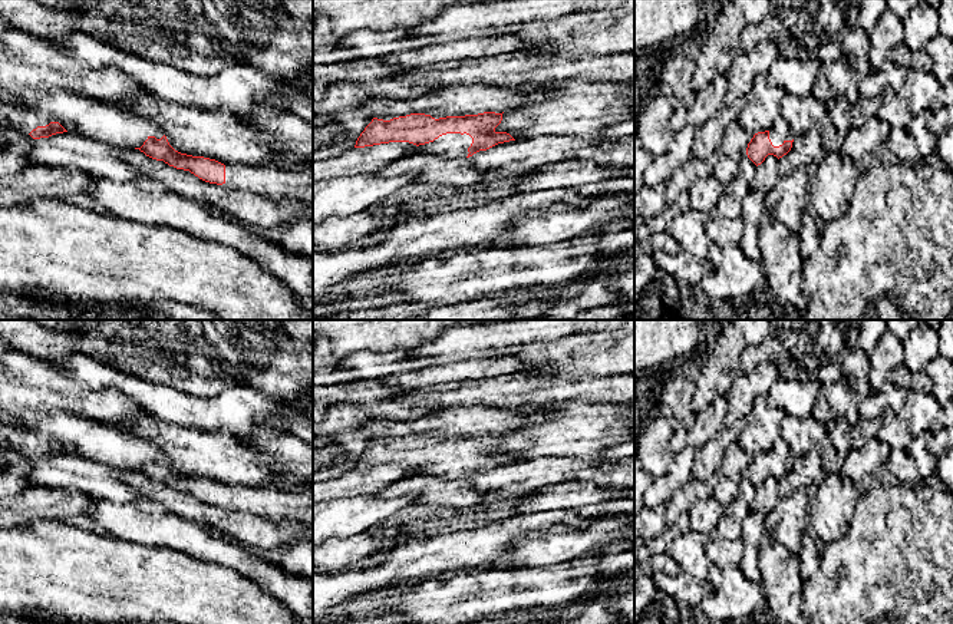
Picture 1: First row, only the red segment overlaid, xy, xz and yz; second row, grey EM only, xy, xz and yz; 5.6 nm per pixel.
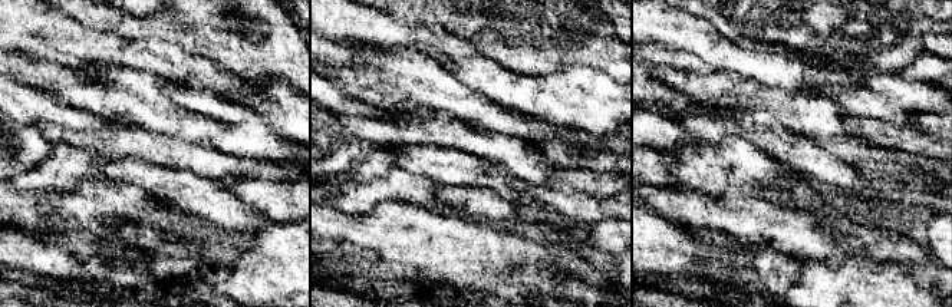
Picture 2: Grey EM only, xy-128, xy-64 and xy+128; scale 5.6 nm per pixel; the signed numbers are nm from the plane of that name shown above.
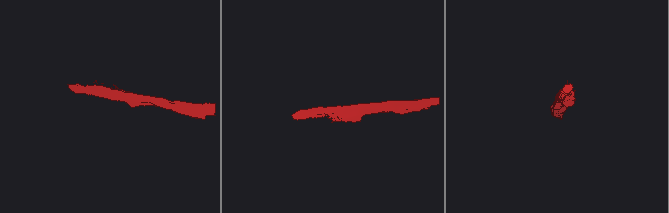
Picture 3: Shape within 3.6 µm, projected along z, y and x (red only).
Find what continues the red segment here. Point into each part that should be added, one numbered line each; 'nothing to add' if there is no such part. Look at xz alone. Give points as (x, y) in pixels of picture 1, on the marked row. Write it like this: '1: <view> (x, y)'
1: xz (452, 145)

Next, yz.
1: yz (780, 131)

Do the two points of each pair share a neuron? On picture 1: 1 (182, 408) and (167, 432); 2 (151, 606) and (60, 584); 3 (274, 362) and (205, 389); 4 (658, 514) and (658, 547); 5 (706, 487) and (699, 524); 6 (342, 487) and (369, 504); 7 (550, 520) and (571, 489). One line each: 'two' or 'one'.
1: two
2: one
3: one
4: one
5: two
6: two
7: two

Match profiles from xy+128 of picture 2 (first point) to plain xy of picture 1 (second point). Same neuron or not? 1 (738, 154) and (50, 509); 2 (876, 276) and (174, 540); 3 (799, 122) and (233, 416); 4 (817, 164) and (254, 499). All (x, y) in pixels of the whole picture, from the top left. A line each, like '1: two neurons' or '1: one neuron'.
1: two neurons
2: two neurons
3: two neurons
4: two neurons

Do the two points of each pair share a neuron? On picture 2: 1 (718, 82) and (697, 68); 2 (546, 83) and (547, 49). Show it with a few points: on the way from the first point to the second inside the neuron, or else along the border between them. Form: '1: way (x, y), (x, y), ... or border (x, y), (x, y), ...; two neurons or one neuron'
1: border (674, 66), (701, 75), (711, 71); two neurons
2: border (579, 65), (560, 65), (533, 75), (513, 71); two neurons

